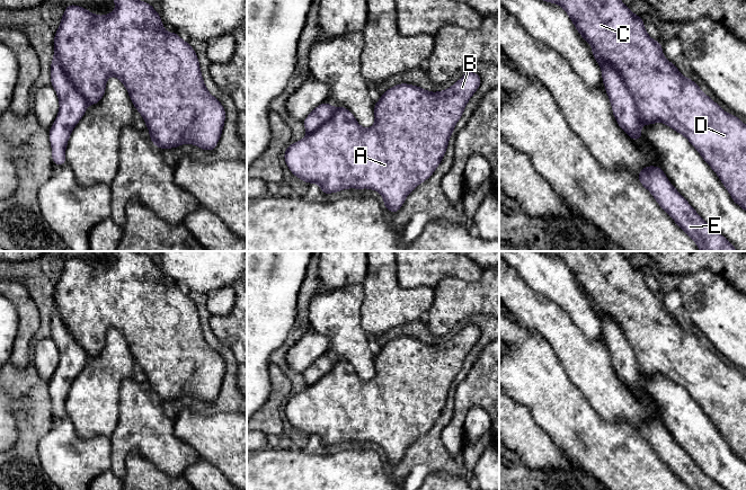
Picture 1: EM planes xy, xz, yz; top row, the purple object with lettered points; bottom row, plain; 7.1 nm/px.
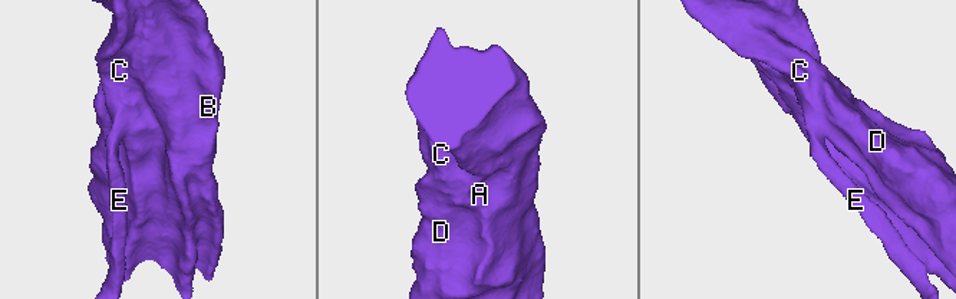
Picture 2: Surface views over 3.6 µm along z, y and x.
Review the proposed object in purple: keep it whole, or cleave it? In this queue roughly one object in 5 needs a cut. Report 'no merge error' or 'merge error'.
no merge error

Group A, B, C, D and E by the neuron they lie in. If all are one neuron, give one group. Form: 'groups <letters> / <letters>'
groups A B C D E

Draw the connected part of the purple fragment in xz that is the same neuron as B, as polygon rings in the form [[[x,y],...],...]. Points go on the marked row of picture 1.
[[[467,71],[452,87],[438,92],[407,83],[391,87],[374,104],[375,122],[370,128],[362,127],[347,108],[332,108],[328,101],[323,103],[303,121],[307,135],[287,146],[284,160],[295,177],[307,184],[317,182],[325,195],[347,188],[370,188],[380,193],[384,199],[384,207],[396,213],[401,208],[408,194],[427,180],[441,163],[453,130],[480,83],[481,78],[477,73]]]

